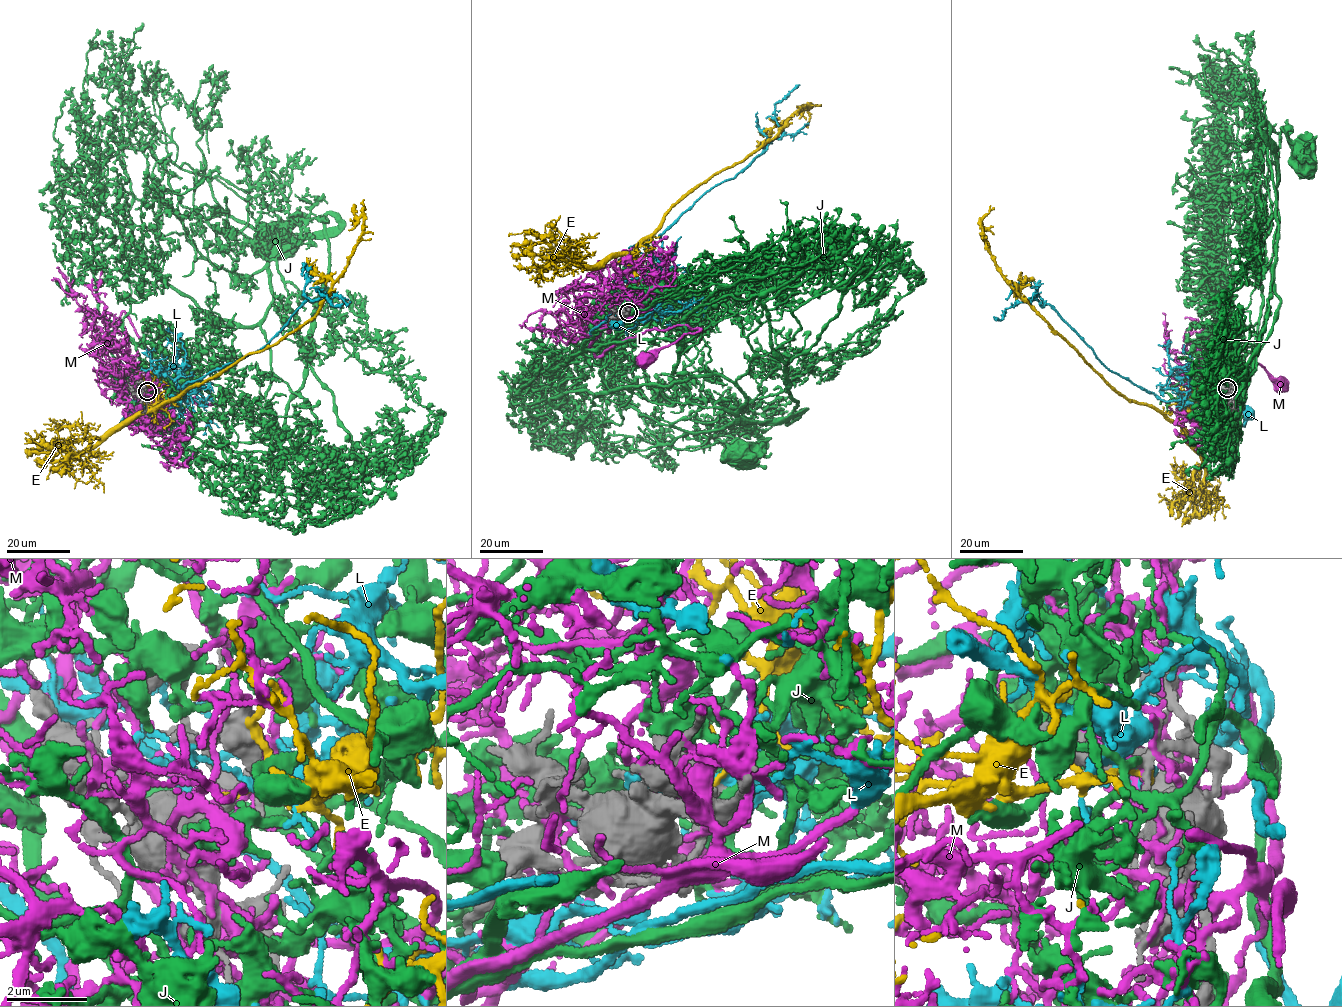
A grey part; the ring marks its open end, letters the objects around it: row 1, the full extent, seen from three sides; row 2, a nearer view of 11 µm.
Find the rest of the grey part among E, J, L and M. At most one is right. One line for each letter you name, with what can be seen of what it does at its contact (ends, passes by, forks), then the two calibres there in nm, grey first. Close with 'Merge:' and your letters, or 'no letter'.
J: it passes by; 200 nm thick on the grey side, 130 nm on the other
Merge: J

